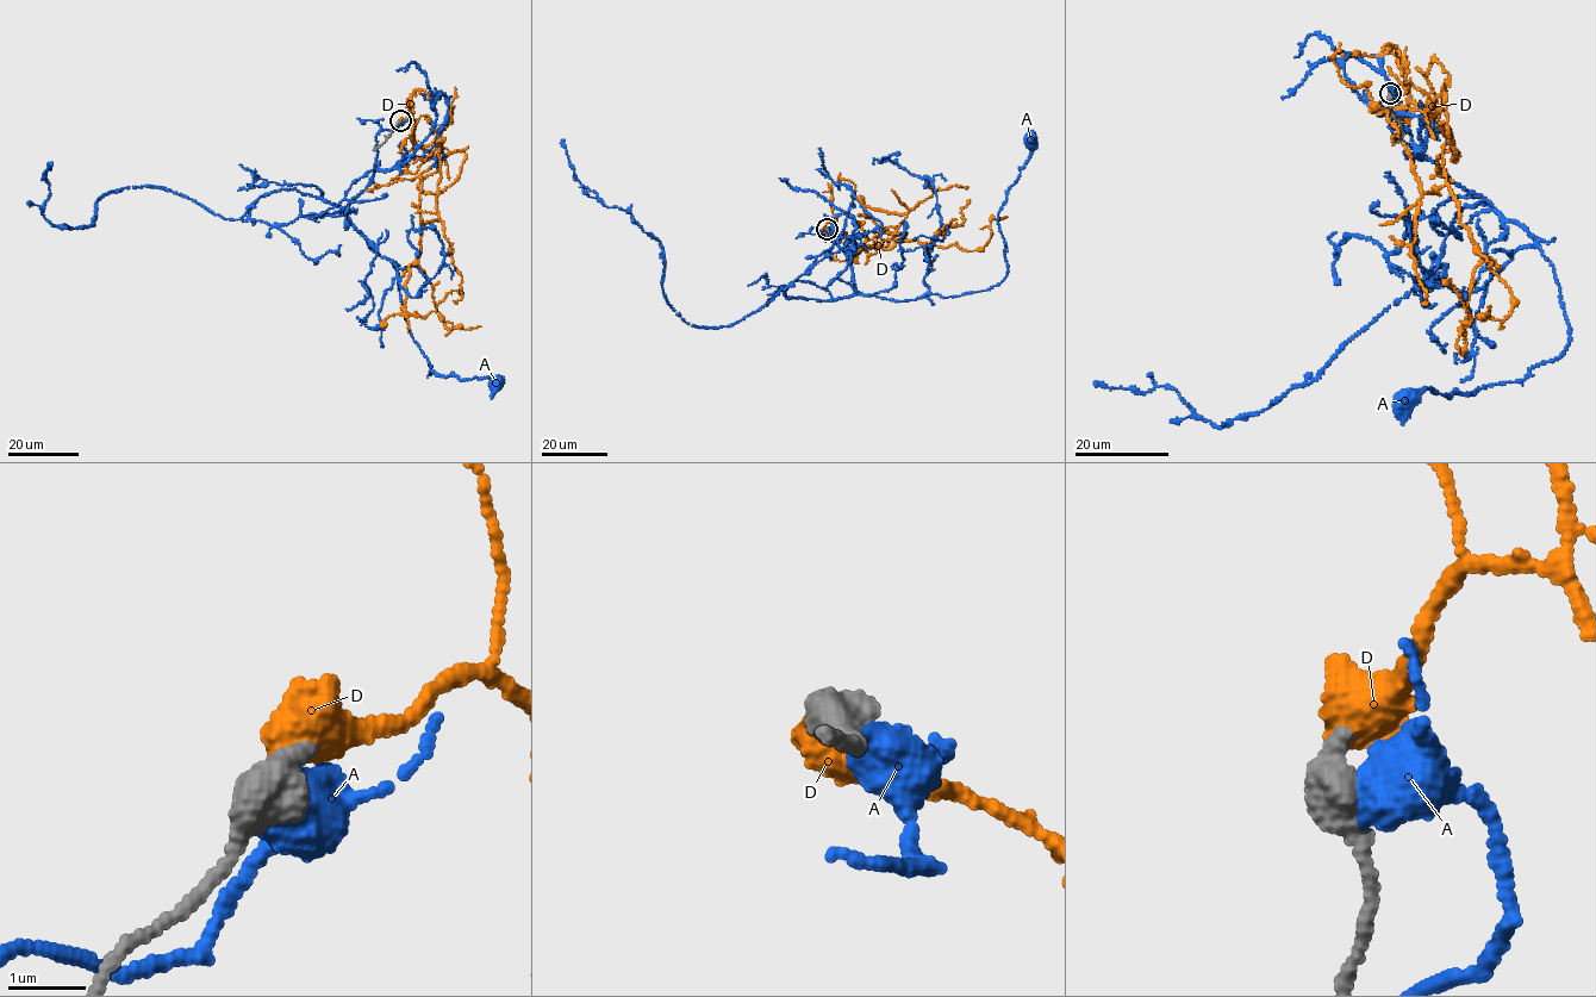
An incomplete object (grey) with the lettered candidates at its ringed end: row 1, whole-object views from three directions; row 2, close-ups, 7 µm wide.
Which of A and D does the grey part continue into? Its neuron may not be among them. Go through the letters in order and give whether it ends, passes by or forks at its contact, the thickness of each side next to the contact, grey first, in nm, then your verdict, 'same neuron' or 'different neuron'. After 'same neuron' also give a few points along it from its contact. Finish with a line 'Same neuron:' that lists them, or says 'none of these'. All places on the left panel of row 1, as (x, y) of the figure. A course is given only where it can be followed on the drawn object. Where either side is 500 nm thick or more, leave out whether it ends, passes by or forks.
A: calibres 600 and 600 nm; different neuron
D: calibres 500 and 650 nm; same neuron; course (400, 120), (444, 155), (440, 144), (437, 213), (416, 206), (404, 309), (424, 318), (462, 294)
Same neuron: D

